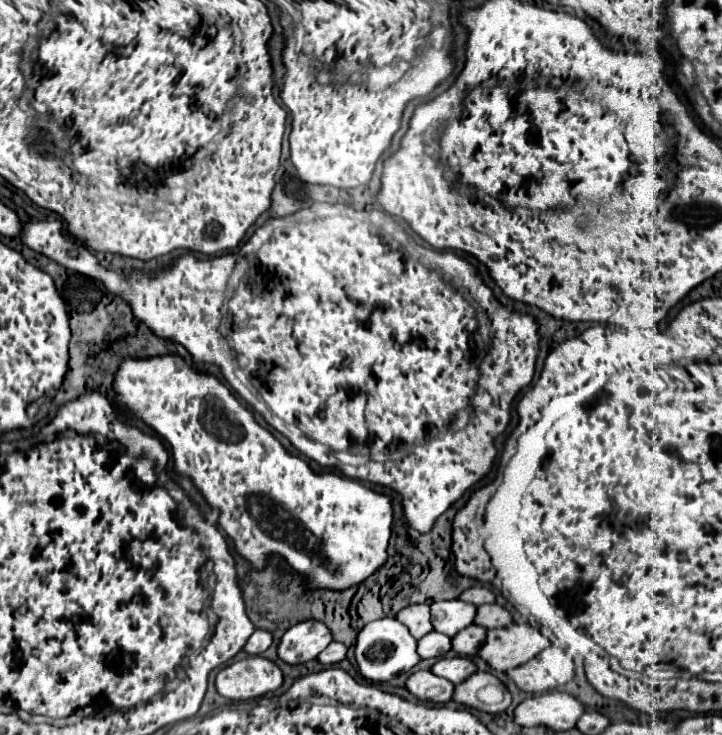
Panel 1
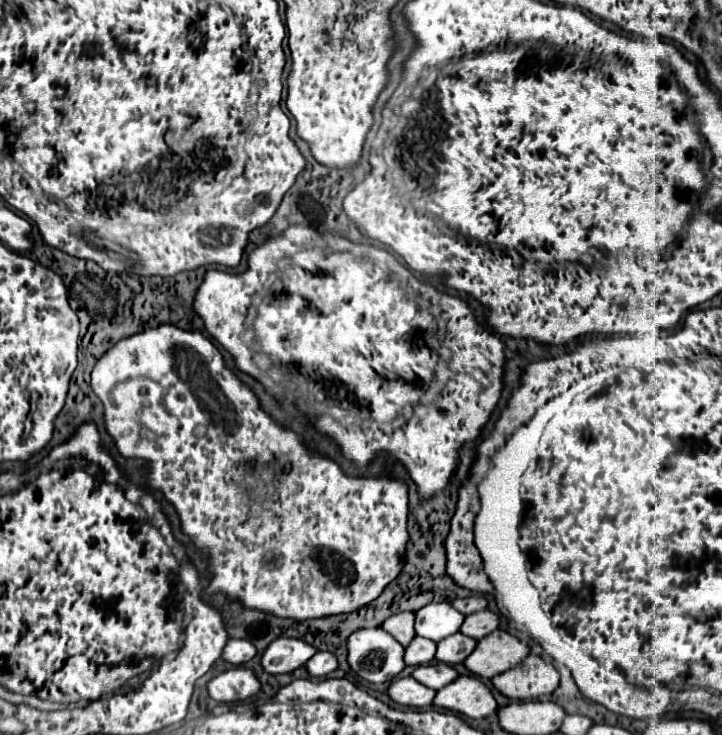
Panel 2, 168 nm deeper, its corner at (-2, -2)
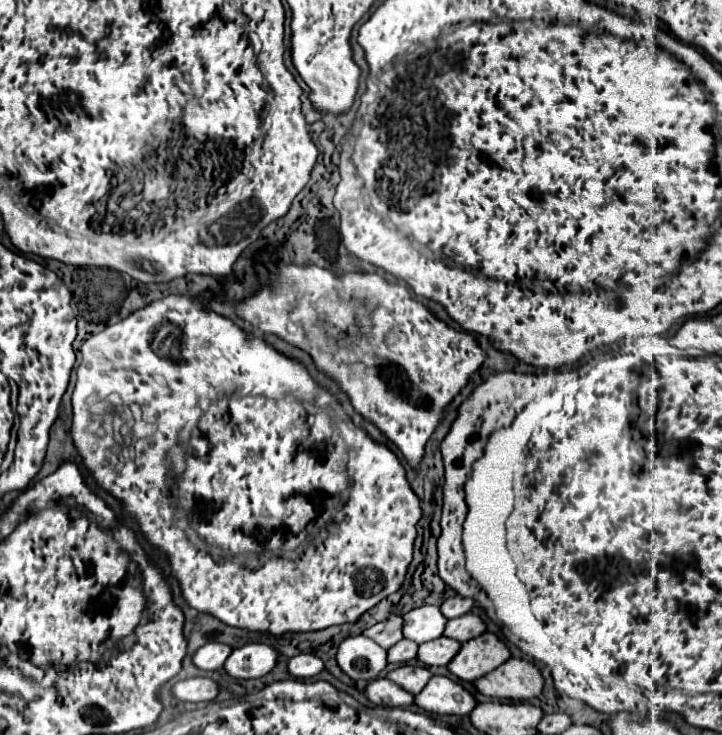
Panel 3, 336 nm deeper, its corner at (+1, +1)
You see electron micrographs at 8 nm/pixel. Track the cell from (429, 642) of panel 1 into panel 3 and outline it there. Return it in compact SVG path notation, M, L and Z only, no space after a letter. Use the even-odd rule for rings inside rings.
M401 639L397 645L393 645L387 651L387 659L389 663L409 663L417 659L417 649L419 645L415 645L415 641L411 639Z

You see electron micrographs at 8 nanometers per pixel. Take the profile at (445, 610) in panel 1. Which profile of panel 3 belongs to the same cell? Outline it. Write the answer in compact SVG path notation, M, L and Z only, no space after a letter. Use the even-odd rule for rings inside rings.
M423 605L403 615L403 635L415 643L425 643L443 635L447 619L437 605Z

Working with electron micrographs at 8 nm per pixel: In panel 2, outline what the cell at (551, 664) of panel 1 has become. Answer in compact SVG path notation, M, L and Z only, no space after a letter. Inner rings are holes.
M526 656L512 670L494 676L492 684L508 698L534 700L540 696L550 696L560 684L560 674L540 656Z

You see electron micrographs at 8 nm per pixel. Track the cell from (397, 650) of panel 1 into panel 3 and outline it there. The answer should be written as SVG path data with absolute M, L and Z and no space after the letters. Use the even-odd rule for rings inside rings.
M365 635L347 637L337 651L339 667L355 681L373 681L387 667L387 649Z

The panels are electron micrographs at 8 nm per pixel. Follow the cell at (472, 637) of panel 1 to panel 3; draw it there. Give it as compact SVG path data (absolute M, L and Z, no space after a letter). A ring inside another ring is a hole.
M439 637L439 639L433 639L433 641L427 641L423 645L419 645L419 653L417 653L417 659L423 661L425 665L447 665L455 653L459 653L461 649L461 643L457 639L451 639L451 637Z

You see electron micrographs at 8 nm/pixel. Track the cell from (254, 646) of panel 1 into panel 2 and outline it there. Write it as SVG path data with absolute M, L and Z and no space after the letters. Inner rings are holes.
M230 640L226 642L226 650L222 650L222 660L226 660L232 666L246 664L256 656L256 648L248 640Z

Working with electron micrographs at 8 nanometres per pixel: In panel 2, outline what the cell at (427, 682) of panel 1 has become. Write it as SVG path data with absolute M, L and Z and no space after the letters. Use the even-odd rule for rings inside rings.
M412 676L398 678L388 686L388 696L400 704L400 706L412 706L412 708L424 708L430 706L434 700L434 690L422 686Z

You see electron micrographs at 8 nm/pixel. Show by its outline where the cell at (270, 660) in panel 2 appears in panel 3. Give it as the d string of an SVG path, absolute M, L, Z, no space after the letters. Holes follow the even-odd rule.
M249 643L245 647L233 649L225 663L225 671L237 679L263 677L275 669L281 653L265 643Z

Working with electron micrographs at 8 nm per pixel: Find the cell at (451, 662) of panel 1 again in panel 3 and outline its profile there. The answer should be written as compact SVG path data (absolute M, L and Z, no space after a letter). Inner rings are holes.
M403 665L391 673L387 673L387 679L399 683L401 687L407 687L411 693L423 691L423 687L429 683L433 673L425 665Z

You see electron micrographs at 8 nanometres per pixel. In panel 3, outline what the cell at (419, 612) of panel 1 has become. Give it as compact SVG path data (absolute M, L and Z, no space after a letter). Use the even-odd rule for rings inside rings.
M389 615L385 621L375 623L373 627L365 629L363 635L375 639L381 647L389 649L403 639L403 619L399 615Z

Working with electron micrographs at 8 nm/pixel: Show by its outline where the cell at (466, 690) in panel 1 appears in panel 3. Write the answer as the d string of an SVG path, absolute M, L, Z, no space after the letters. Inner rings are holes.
M435 675L431 683L427 683L425 691L415 695L415 703L429 711L439 715L471 715L471 711L477 705L477 699L457 681L449 677Z

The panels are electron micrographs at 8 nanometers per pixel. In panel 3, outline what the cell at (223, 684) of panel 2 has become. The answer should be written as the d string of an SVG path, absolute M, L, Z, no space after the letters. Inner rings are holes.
M193 677L193 679L185 679L185 681L177 681L173 687L173 695L177 699L191 701L191 703L213 701L219 695L219 691L221 691L219 683L209 677Z

